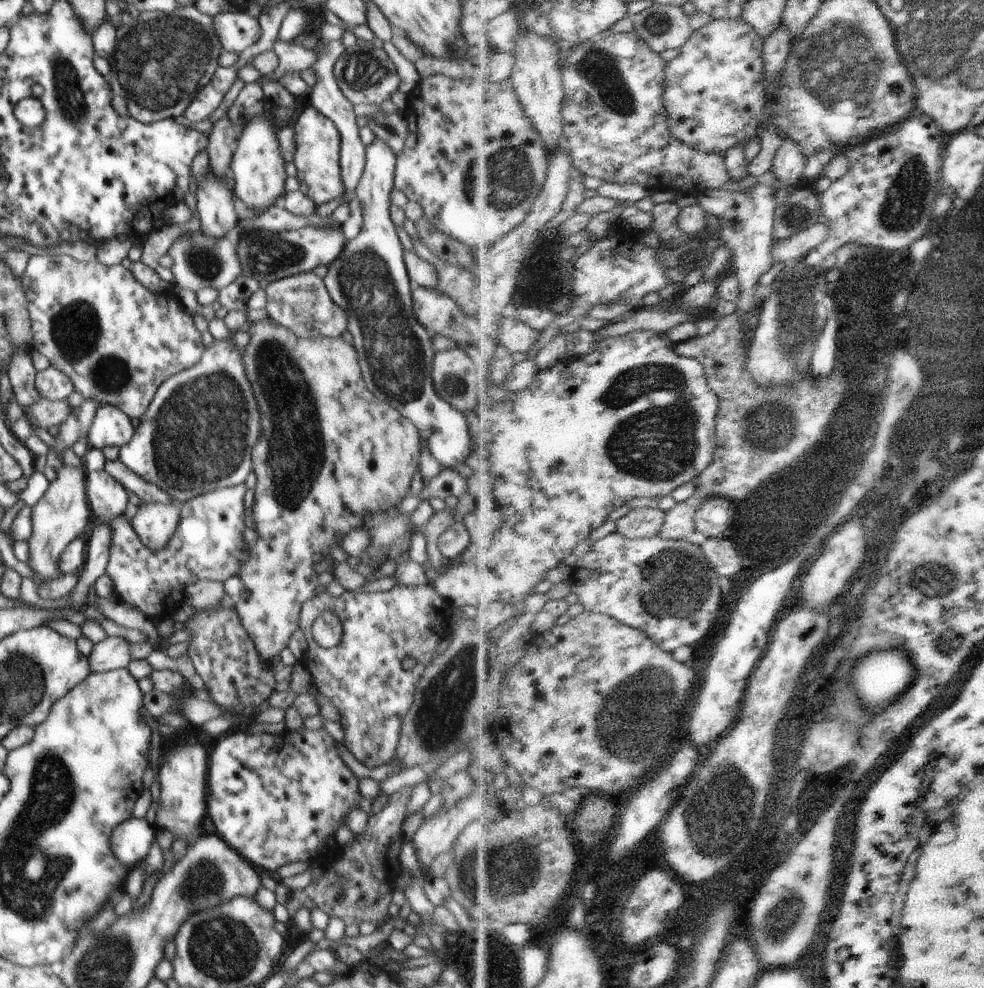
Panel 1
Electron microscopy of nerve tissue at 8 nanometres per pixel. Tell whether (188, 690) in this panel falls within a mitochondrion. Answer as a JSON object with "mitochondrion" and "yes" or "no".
{"mitochondrion":"no"}

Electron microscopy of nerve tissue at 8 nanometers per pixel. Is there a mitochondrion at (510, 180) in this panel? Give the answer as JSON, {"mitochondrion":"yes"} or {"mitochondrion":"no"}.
{"mitochondrion":"yes"}

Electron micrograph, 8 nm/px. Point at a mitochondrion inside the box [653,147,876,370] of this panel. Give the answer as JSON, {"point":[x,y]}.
{"point":[795,214]}

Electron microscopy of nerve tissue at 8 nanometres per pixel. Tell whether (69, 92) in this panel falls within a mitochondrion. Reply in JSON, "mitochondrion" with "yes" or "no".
{"mitochondrion":"yes"}

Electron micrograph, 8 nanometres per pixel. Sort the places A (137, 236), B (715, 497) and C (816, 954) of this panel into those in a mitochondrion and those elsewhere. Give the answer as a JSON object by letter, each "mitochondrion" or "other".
{"A":"other","B":"other","C":"other"}

